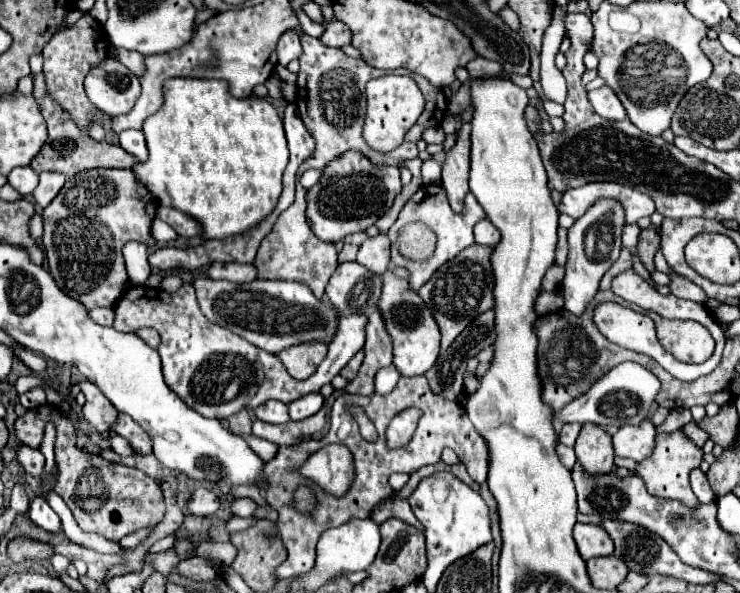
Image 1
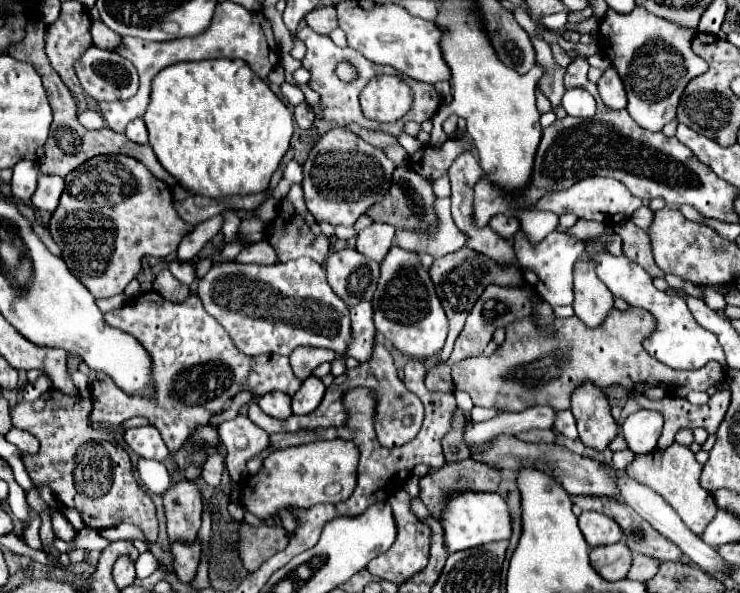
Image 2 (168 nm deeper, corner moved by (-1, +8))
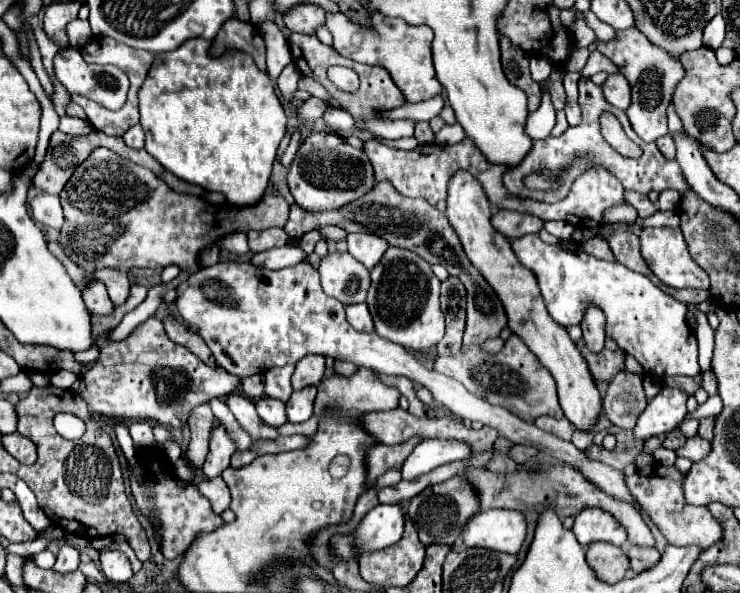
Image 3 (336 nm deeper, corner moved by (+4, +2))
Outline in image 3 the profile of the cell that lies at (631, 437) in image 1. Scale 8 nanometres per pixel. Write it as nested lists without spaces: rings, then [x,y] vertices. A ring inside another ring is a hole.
[[[662,388],[640,414],[632,436],[636,442],[646,442],[648,438],[674,430],[686,416],[686,394],[678,388]]]

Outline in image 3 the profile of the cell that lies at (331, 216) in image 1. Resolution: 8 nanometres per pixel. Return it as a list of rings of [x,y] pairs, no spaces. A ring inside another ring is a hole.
[[[312,132],[298,148],[294,160],[292,160],[292,168],[288,172],[288,186],[290,192],[296,200],[296,204],[300,208],[306,208],[308,212],[326,212],[326,210],[334,210],[334,208],[342,208],[342,204],[350,204],[358,198],[362,198],[366,192],[370,192],[374,188],[376,180],[374,180],[374,168],[368,160],[368,156],[362,150],[352,148],[342,136],[332,134],[332,132]]]

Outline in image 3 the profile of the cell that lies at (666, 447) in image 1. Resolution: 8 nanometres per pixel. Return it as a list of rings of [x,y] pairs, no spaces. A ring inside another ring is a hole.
[[[652,464],[644,470],[638,470],[636,474],[626,478],[626,484],[634,496],[638,496],[638,502],[642,508],[650,514],[654,524],[660,528],[662,534],[666,534],[666,540],[674,546],[688,546],[698,544],[700,548],[708,548],[714,542],[720,540],[722,528],[710,514],[708,506],[690,506],[684,500],[682,492],[682,478],[686,478],[684,472],[680,472],[676,466],[662,466]]]

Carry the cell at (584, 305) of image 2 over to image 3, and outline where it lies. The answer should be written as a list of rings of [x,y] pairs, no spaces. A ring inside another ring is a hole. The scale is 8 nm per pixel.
[[[586,308],[586,318],[582,318],[582,338],[592,352],[600,352],[604,348],[606,338],[606,316],[598,312],[598,308]]]

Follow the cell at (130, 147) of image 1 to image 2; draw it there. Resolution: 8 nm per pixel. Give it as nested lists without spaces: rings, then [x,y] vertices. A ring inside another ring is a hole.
[[[141,118],[129,122],[127,130],[125,130],[127,138],[131,142],[137,142],[137,144],[147,144],[147,128],[145,128],[145,122]]]

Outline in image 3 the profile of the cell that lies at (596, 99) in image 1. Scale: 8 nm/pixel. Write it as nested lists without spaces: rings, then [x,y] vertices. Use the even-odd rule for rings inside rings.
[[[610,74],[602,84],[602,92],[608,104],[626,110],[631,103],[631,86],[622,74]]]

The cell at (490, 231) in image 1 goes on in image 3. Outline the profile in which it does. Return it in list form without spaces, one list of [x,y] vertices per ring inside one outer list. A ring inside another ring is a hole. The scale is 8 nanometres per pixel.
[[[498,210],[492,216],[492,226],[502,236],[514,240],[514,238],[520,238],[520,236],[526,236],[526,234],[540,232],[544,222],[536,216],[518,214],[518,212],[510,212],[510,210]]]

